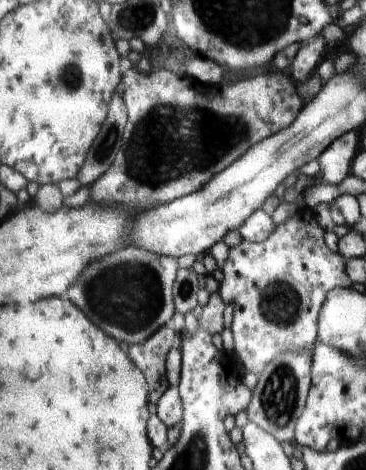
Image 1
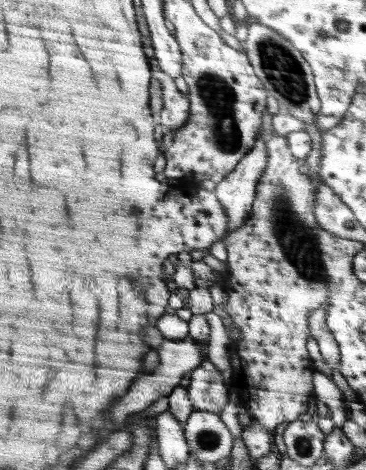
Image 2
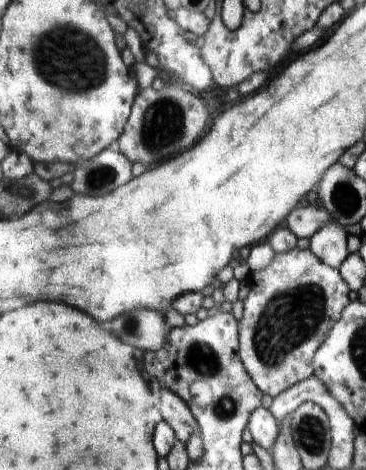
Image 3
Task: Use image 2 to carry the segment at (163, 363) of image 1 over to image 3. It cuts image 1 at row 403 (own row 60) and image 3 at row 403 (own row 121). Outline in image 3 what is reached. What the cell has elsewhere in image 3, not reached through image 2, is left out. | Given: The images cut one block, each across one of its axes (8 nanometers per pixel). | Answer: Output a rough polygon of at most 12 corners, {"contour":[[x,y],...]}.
{"contour":[[159,390],[163,418],[187,442],[199,426],[191,406]]}

